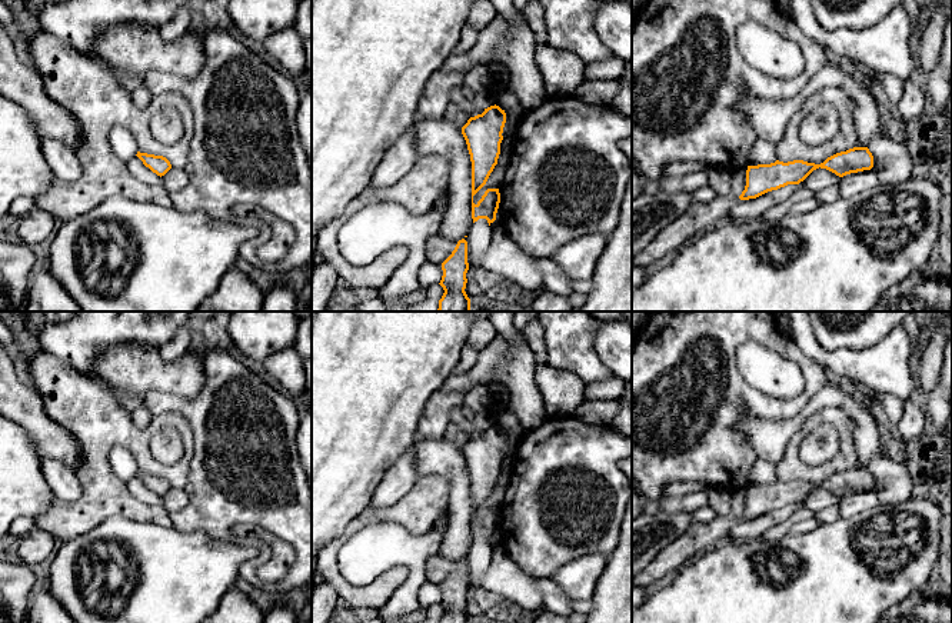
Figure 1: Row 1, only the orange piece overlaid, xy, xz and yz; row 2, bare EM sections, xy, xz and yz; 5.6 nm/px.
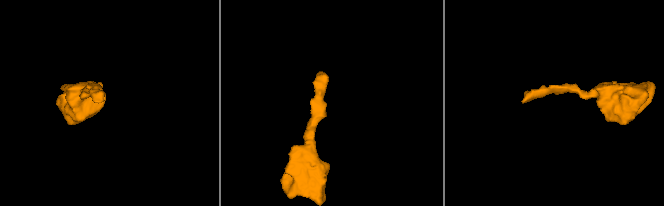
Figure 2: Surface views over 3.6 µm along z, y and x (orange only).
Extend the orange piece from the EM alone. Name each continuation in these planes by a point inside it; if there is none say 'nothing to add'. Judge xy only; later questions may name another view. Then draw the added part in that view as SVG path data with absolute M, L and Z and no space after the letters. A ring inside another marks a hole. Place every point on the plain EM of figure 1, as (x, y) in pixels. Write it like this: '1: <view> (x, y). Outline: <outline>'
nothing to add

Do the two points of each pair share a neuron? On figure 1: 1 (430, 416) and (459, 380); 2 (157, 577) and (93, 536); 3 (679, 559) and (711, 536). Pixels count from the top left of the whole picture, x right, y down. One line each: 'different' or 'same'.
1: different
2: same
3: same

